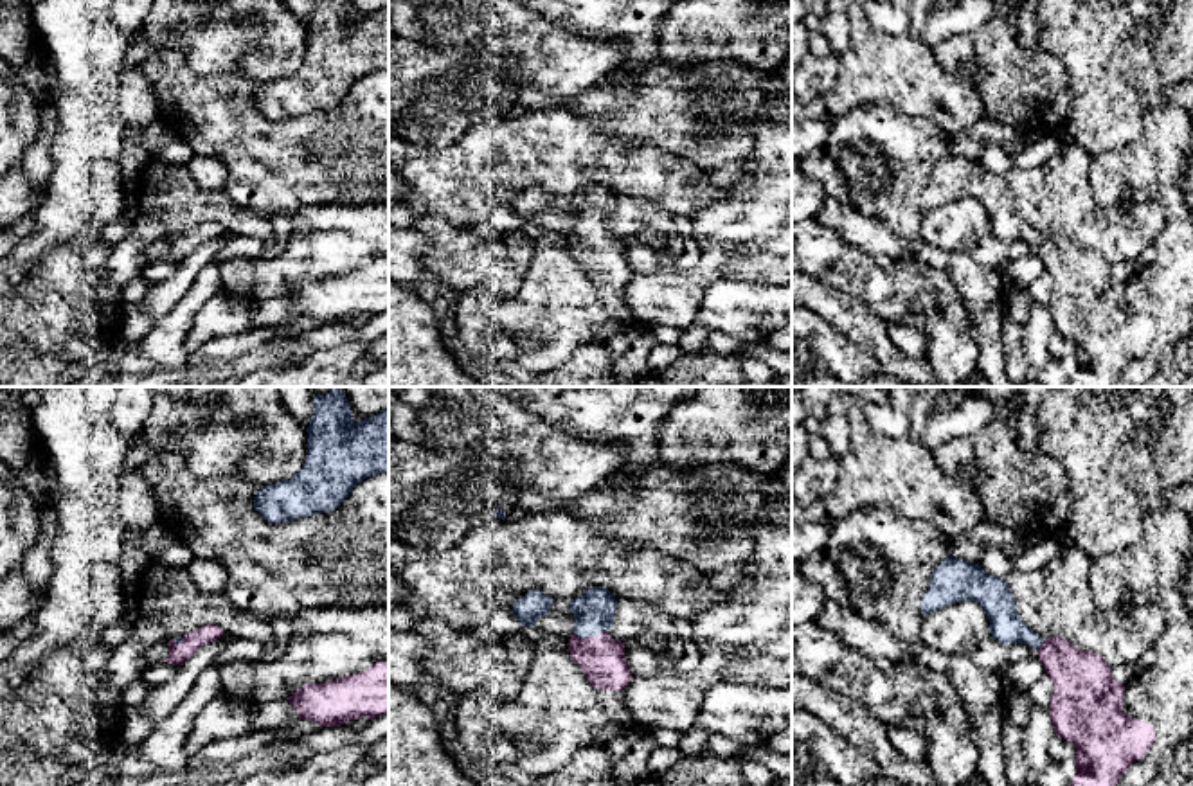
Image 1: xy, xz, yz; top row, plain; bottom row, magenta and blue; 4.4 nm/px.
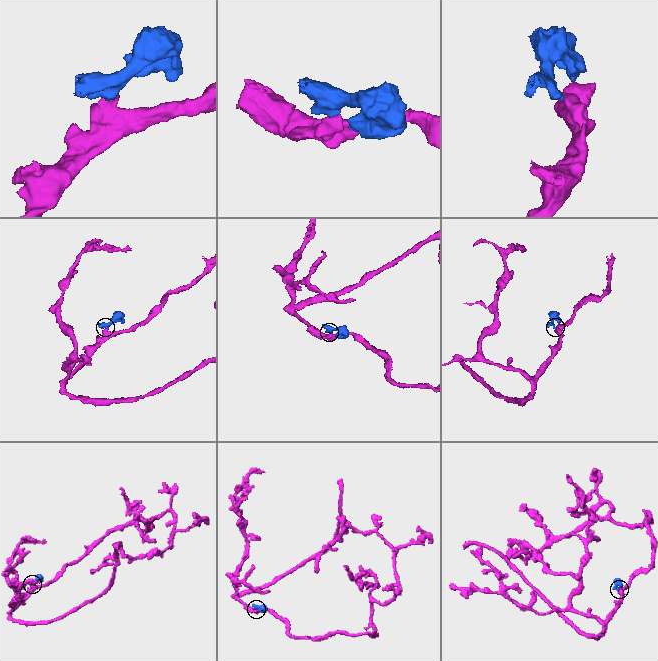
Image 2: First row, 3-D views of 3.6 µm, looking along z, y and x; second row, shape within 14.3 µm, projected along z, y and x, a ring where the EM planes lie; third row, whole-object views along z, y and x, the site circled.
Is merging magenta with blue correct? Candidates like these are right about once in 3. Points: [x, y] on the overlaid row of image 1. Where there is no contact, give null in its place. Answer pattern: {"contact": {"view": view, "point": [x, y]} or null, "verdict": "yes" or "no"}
{"contact": {"view": "xz", "point": [591, 637]}, "verdict": "yes"}

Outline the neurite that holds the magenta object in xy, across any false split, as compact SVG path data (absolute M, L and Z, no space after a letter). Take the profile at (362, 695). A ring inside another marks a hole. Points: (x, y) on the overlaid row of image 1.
M376 662L362 673L322 683L304 683L288 701L299 719L320 727L340 727L358 718L389 714L389 662Z

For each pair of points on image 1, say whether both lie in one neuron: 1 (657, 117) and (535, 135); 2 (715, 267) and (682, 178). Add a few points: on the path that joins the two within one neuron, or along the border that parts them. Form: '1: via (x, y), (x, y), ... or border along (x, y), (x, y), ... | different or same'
1: border along (573, 110), (601, 132), (623, 142), (634, 142) | different
2: border along (727, 187), (720, 200), (697, 209), (690, 216) | different

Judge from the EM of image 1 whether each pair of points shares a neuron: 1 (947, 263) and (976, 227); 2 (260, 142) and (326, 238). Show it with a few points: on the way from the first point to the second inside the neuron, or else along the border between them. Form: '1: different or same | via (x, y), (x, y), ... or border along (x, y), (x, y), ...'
1: different | border along (920, 229), (927, 243), (963, 252), (994, 270)
2: different | border along (346, 204), (306, 204), (292, 216)

